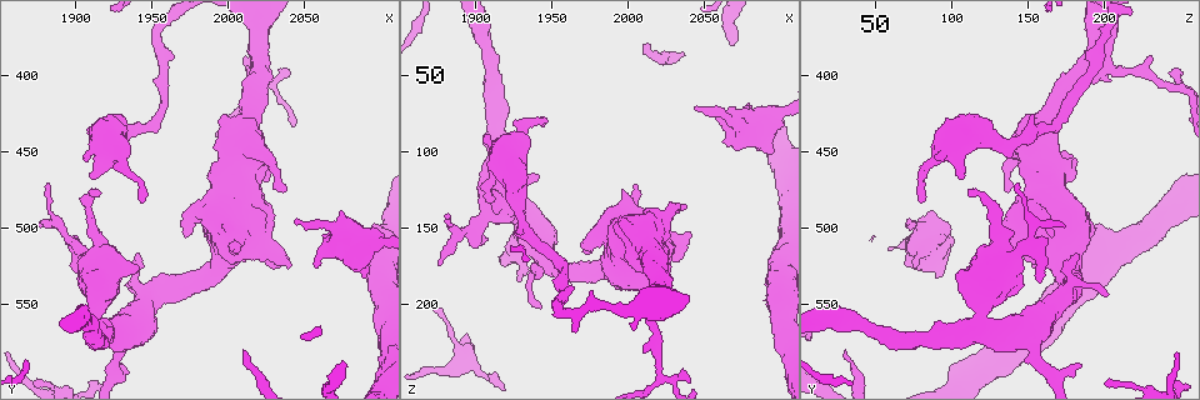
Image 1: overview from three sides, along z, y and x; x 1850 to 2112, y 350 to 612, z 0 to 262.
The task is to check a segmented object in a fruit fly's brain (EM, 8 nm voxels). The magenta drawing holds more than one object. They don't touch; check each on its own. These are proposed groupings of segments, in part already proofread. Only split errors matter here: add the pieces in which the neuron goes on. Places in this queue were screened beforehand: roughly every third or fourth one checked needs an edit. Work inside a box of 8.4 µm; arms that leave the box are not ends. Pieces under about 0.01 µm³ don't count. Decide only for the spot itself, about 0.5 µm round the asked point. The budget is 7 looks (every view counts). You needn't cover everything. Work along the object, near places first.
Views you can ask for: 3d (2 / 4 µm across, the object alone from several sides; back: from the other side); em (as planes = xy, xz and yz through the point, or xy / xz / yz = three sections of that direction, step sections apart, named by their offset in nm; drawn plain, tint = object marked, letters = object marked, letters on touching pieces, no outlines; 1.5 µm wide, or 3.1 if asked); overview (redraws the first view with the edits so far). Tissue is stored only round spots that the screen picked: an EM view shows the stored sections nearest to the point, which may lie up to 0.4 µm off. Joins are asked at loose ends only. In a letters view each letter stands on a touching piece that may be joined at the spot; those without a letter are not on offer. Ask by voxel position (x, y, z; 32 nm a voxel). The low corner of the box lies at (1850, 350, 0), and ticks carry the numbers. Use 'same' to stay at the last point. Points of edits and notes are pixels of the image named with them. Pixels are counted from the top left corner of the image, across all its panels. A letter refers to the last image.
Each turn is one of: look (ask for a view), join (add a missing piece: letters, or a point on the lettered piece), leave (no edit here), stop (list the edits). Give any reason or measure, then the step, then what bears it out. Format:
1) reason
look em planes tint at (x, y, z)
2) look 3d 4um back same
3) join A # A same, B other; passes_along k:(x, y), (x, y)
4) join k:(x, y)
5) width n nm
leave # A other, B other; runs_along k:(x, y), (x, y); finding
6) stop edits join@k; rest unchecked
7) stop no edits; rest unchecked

an open end
look 3d 4um at (1992, 430, 144)

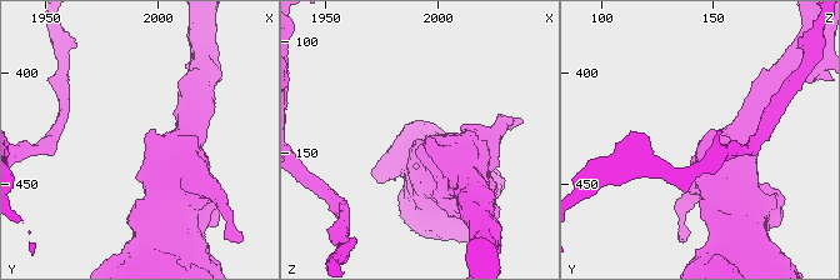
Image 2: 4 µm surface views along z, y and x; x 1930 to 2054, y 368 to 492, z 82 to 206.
shape alone is not enough
look em xy step 4 tint at (1993, 430, 146)

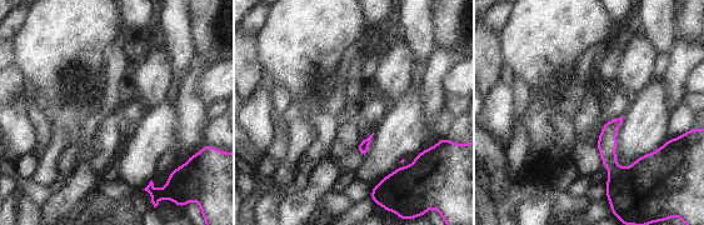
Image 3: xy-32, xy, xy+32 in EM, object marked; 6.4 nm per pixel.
another direction
look em planes letters same

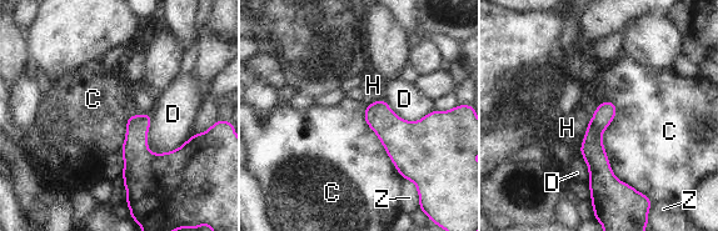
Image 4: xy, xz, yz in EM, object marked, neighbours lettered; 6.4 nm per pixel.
leave # C other, D other, H other, Z other; border 4:(606, 99), (611, 170), (639, 191); no lettered piece goes on from it

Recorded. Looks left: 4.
an open end
look 3d 2um at (2044, 494, 74)

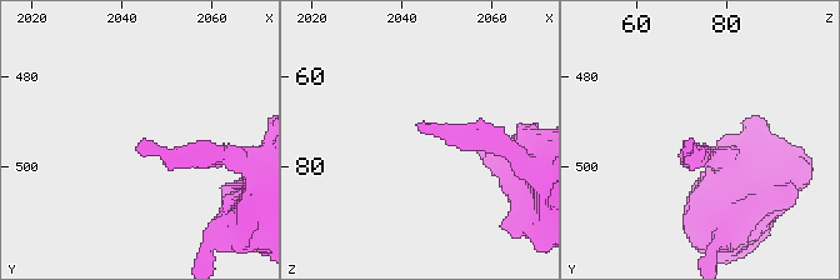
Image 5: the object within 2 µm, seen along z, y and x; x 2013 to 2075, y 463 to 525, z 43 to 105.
look em planes letters at (2045, 495, 73)

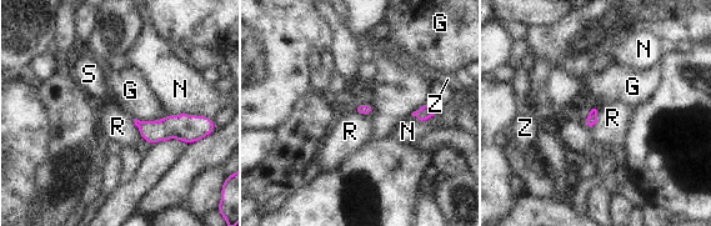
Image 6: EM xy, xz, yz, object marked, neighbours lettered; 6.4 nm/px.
leave # G other, N other, R other, S other, Z other; none of them fits

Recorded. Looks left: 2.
branch stops here
look 3d 4um at (1906, 534, 158)

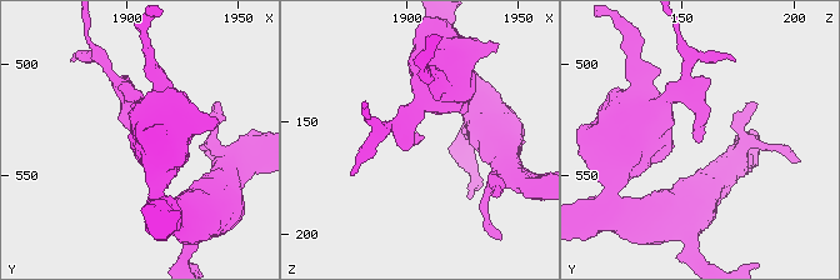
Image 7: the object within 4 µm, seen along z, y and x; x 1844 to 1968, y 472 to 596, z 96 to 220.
now the EM
look em yz step 4 letters at (1906, 536, 159)

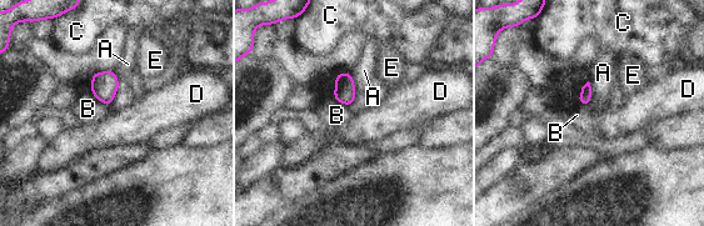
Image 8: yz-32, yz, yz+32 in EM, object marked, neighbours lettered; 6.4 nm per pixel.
leave # A other, B other, C other, D other, E other; border 8:(589, 81), (590, 101), (585, 106); none of them fits

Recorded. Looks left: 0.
stop no edits; rest unchecked

